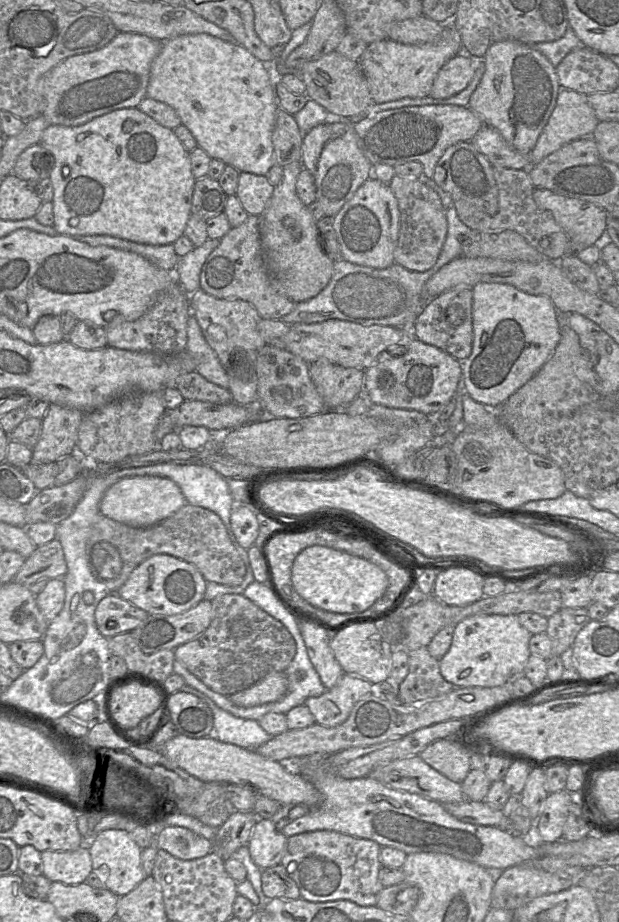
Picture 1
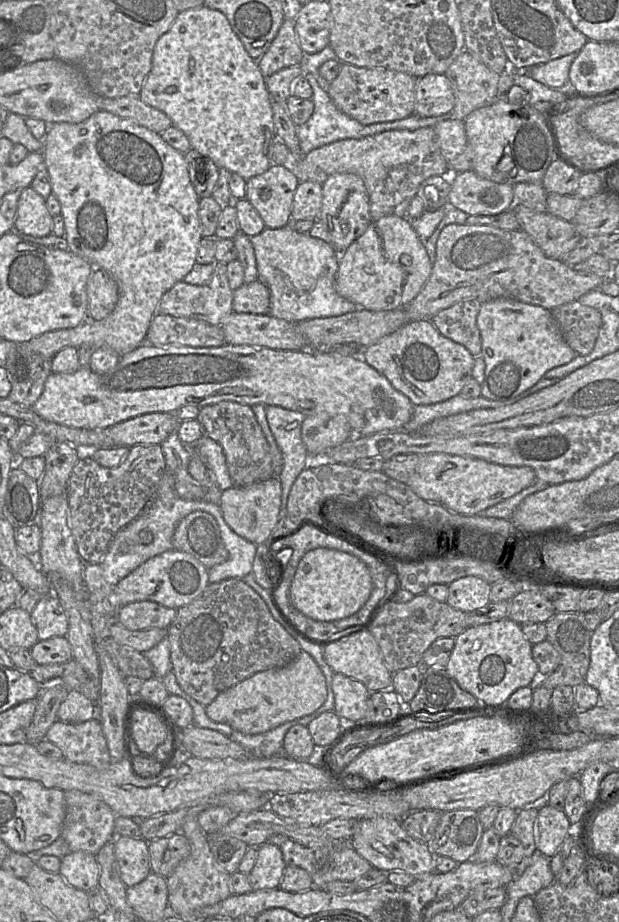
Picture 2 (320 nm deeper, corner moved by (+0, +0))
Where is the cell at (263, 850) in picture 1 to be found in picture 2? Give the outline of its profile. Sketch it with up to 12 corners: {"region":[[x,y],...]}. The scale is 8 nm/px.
{"region":[[264,843],[248,874],[252,891],[279,888],[286,864]]}

